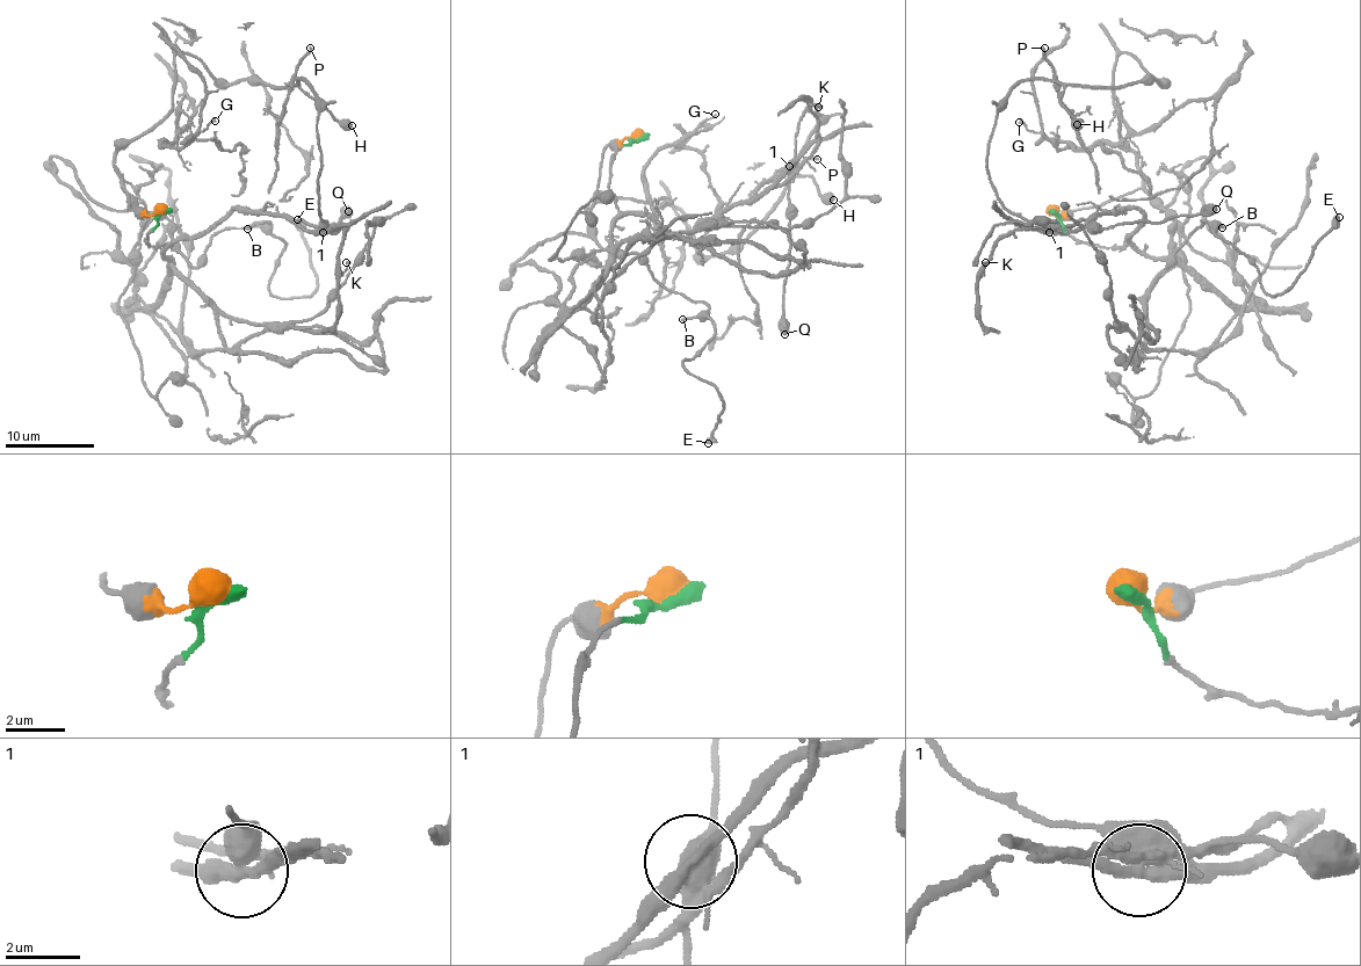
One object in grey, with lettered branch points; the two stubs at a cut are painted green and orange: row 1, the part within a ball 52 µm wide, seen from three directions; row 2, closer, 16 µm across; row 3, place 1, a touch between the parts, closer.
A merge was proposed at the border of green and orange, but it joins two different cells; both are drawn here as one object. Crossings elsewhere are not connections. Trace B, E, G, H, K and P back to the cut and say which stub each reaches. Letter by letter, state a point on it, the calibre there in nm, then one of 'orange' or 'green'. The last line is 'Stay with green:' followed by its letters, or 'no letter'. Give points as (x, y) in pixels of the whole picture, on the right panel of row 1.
B: at (1222, 227); 140 nm thick; orange
E: at (1339, 217); 550 nm thick; orange
G: at (1019, 122); 100 nm thick; orange
H: at (1077, 124); 650 nm thick; orange
K: at (985, 262); 130 nm thick; green
P: at (1044, 48); 170 nm thick; orange
Stay with green: K

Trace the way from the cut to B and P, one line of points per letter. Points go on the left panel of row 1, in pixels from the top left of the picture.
B: (165, 212), (137, 215), (124, 188), (168, 219), (194, 267), (219, 231), (270, 223), (246, 230)
P: (165, 212), (130, 210), (115, 155), (173, 103), (174, 59), (190, 52), (226, 85), (295, 86), (310, 48)

